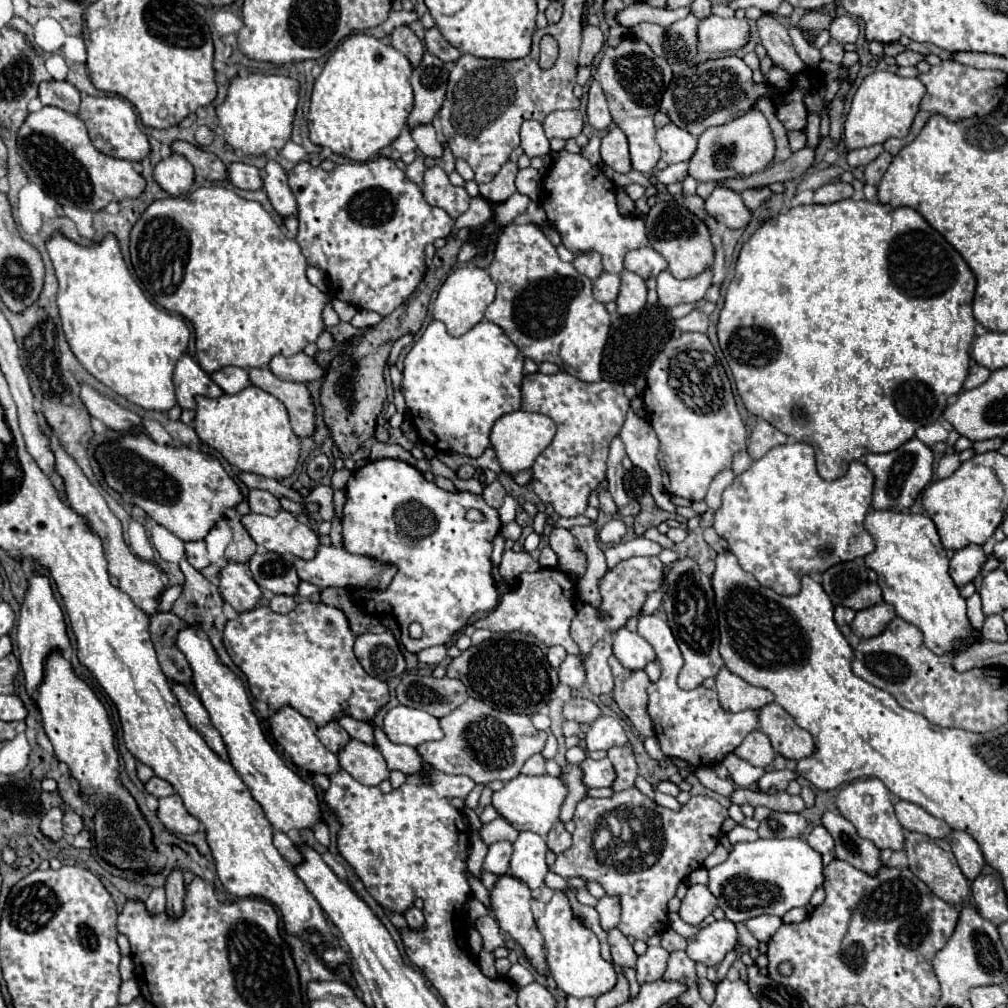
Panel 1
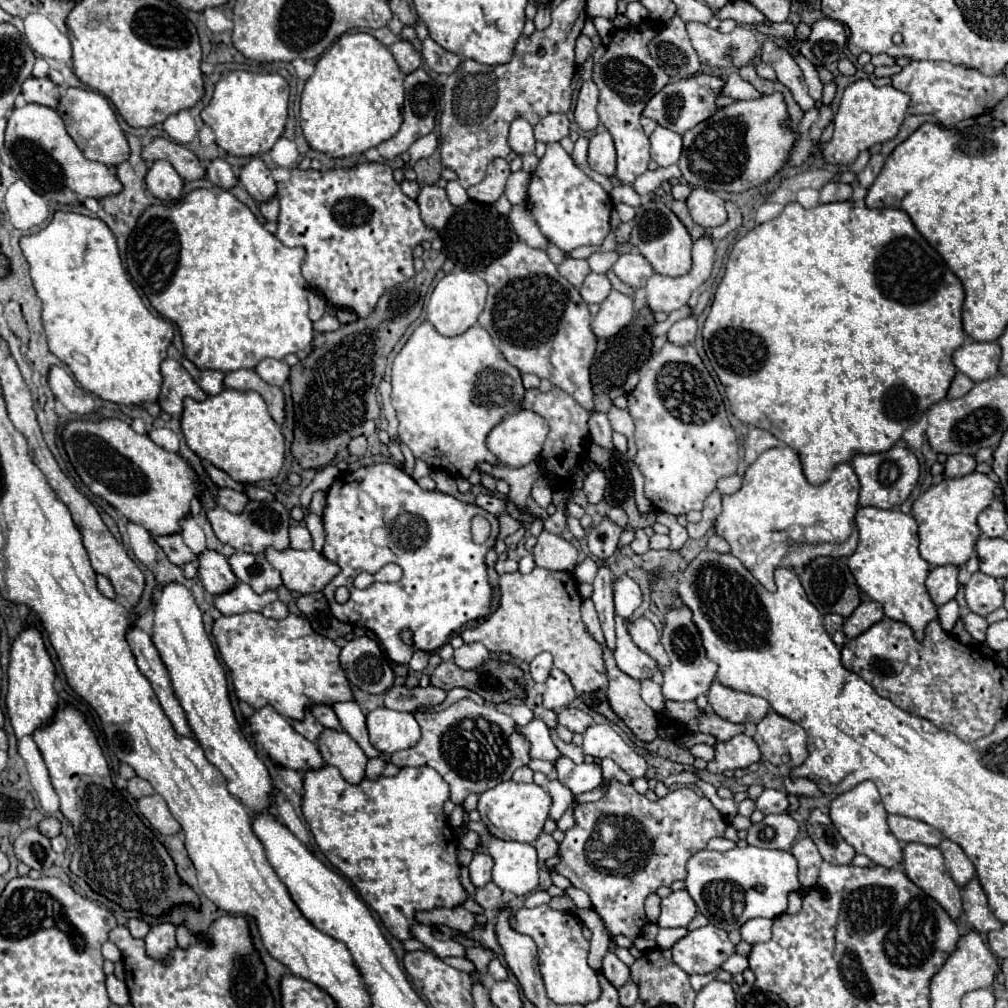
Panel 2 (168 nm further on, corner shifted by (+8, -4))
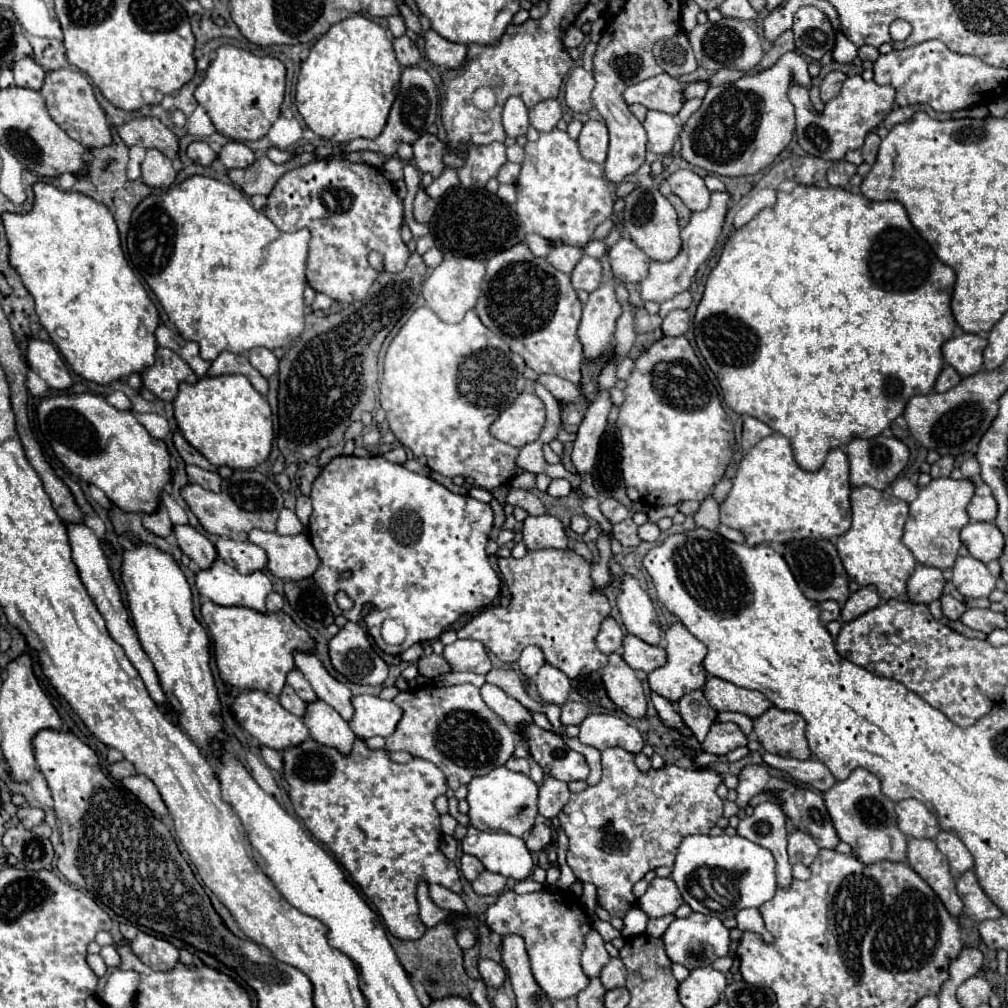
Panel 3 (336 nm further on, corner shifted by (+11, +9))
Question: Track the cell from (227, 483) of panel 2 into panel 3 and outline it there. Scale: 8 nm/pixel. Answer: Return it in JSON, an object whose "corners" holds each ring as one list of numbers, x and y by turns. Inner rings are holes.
{"corners":[[174,433,174,445,176,445,180,457,182,457,188,465,196,465,196,467,202,467,202,469,206,469,206,471,218,471,218,467,212,465,202,453,198,453,198,451,184,439,182,433]]}

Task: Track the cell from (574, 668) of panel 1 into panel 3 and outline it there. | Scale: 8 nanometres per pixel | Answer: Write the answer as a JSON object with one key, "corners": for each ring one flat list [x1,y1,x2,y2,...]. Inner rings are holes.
{"corners":[[548,663,542,665,534,683,536,683,538,695,544,703,556,703,556,705,566,703,568,693,570,693,570,679,554,665,548,665]]}

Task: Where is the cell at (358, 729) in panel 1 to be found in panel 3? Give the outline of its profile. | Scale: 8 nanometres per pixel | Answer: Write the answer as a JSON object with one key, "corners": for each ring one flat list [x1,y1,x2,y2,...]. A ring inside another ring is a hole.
{"corners":[[296,669,296,671,292,671,290,675,288,675,288,685,306,701,306,703,314,703,314,701,318,701,318,697,316,697,316,693,314,693,314,689,310,687,310,683,304,679,304,675]]}

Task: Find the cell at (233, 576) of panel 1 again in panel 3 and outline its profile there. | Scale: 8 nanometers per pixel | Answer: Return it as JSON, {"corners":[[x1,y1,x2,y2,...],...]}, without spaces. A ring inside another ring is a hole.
{"corners":[[190,525,174,527,174,535,178,539,182,553,186,553,192,561,196,561,200,569,210,569,212,563,218,559,218,551,214,543,196,529,192,529]]}

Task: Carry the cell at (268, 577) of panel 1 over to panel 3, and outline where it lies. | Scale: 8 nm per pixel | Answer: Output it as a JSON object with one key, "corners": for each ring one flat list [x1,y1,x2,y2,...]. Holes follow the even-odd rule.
{"corners":[[220,537,216,541,216,551,222,561,230,563,240,573,262,571,266,569,266,563,268,563,266,551,250,541,234,541,234,539]]}

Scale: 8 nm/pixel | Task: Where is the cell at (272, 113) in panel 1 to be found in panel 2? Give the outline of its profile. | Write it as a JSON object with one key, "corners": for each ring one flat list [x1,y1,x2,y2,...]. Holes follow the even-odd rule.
{"corners":[[233,70,215,84,209,106,201,110,201,118,215,132,215,142,235,156,257,156,269,152,283,136,288,116,289,84,279,74,255,74]]}

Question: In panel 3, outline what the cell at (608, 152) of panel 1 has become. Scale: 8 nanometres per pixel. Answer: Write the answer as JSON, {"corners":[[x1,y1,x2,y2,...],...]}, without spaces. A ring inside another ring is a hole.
{"corners":[[588,121,578,137,582,157,594,163,604,163,608,155,608,127,604,121]]}

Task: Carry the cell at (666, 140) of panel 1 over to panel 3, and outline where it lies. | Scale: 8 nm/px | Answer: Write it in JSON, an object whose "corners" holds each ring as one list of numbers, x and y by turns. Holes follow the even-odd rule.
{"corners":[[648,111,644,129,648,133,648,151,654,151,658,155,668,155,680,133,676,117,662,111]]}

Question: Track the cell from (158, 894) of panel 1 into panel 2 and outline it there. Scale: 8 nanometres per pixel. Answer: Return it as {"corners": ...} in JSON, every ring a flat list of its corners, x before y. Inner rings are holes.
{"corners":[[139,918,129,920,129,926,127,928,129,928,129,932,131,932,133,938,145,938,147,932,149,932,149,926,143,920,139,920]]}

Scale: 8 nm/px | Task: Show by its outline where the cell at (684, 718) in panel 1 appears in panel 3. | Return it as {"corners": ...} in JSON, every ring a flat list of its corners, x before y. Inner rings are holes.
{"corners":[[632,575,624,577,620,589,622,593,618,595,618,609,626,631,650,645,660,645,662,629,658,625,656,611,648,593]]}

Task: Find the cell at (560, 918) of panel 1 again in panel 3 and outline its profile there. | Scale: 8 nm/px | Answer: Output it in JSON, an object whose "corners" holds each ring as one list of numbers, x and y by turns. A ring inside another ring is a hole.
{"corners":[[542,889,528,895,518,895,514,891,506,891,486,911,486,925,502,937,516,933,526,939,526,951,530,957,534,979,552,1001,576,997,582,989,588,987,590,977,582,971,580,955,584,937,592,927,580,903,568,899,566,893,552,893]]}

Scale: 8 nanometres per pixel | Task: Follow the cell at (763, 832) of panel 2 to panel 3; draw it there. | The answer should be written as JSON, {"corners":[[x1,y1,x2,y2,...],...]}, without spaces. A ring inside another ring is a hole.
{"corners":[[760,803,750,817,744,817,736,827,738,835,766,847,776,859,776,879,780,889,792,883,792,865,786,855,786,815,776,803]]}

